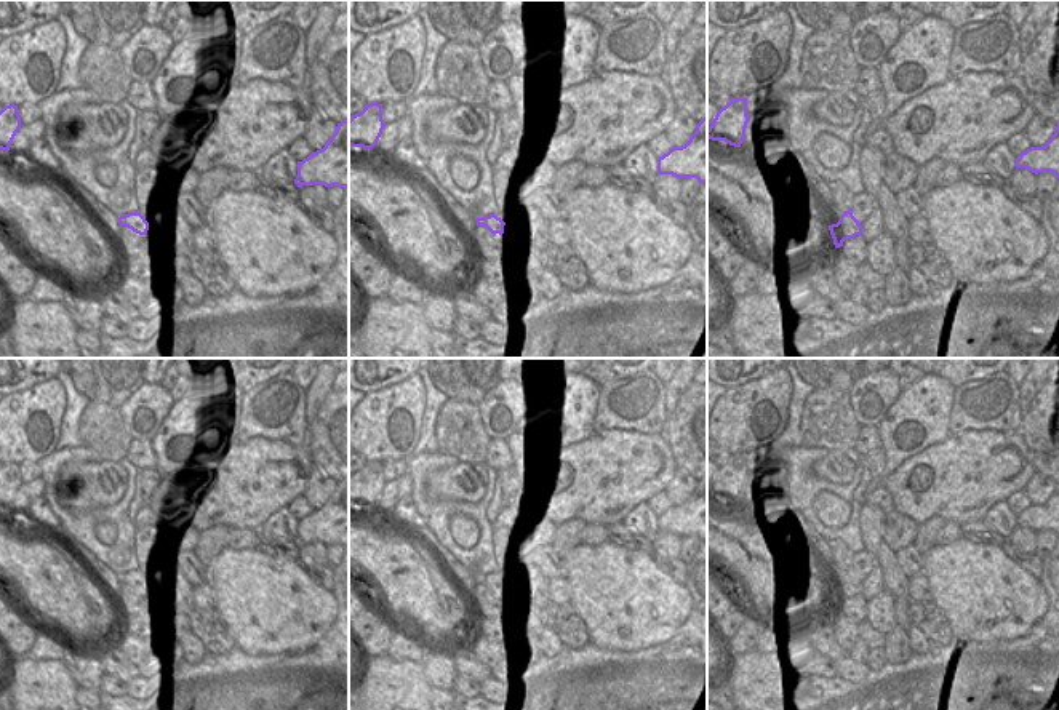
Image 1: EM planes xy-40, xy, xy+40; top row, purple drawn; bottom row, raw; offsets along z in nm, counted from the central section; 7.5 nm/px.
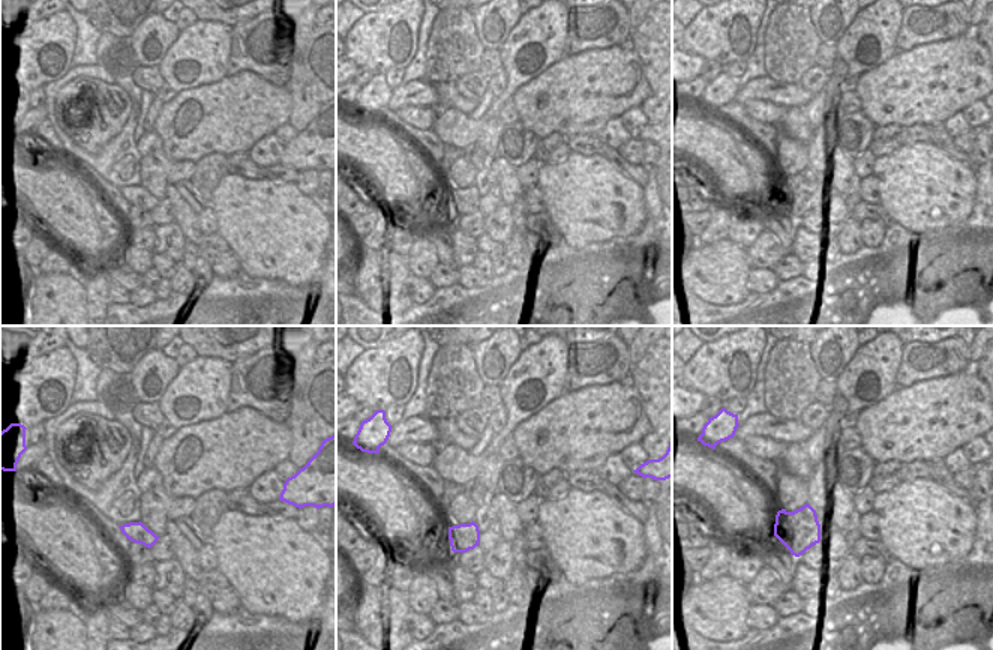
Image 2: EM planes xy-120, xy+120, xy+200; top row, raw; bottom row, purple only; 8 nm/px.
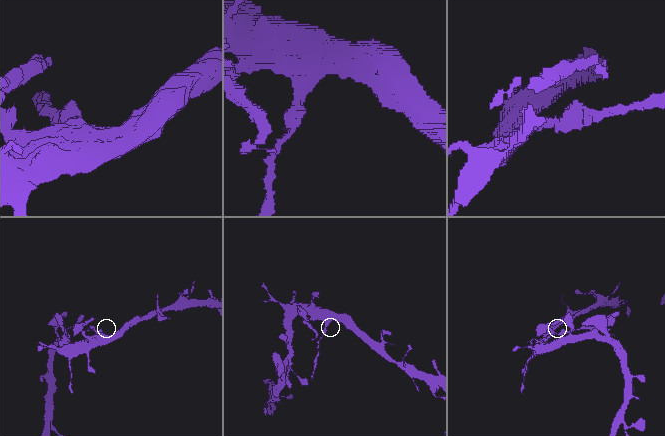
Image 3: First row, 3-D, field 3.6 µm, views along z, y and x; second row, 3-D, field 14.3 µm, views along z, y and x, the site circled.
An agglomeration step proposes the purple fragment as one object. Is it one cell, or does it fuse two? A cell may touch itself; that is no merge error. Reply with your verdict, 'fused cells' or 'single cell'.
fused cells

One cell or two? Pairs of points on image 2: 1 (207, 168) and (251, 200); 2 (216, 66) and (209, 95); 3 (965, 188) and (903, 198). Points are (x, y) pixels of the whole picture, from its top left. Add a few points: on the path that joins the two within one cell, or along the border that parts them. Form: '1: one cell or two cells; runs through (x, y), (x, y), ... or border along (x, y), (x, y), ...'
1: two cells; border along (228, 173), (218, 183), (209, 201)
2: two cells; border along (227, 74), (213, 83), (177, 92)
3: one cell; runs through (950, 188), (932, 194), (918, 194)

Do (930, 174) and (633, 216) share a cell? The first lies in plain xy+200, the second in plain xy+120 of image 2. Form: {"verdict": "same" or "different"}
{"verdict": "same"}

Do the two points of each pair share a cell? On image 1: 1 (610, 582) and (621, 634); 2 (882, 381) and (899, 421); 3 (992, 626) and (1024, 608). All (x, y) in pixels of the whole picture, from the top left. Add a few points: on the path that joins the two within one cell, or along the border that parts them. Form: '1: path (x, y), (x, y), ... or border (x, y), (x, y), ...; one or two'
1: path (621, 595), (621, 621); one
2: border (901, 390), (875, 426); two
3: path (1000, 618), (1010, 608), (1016, 608); one

